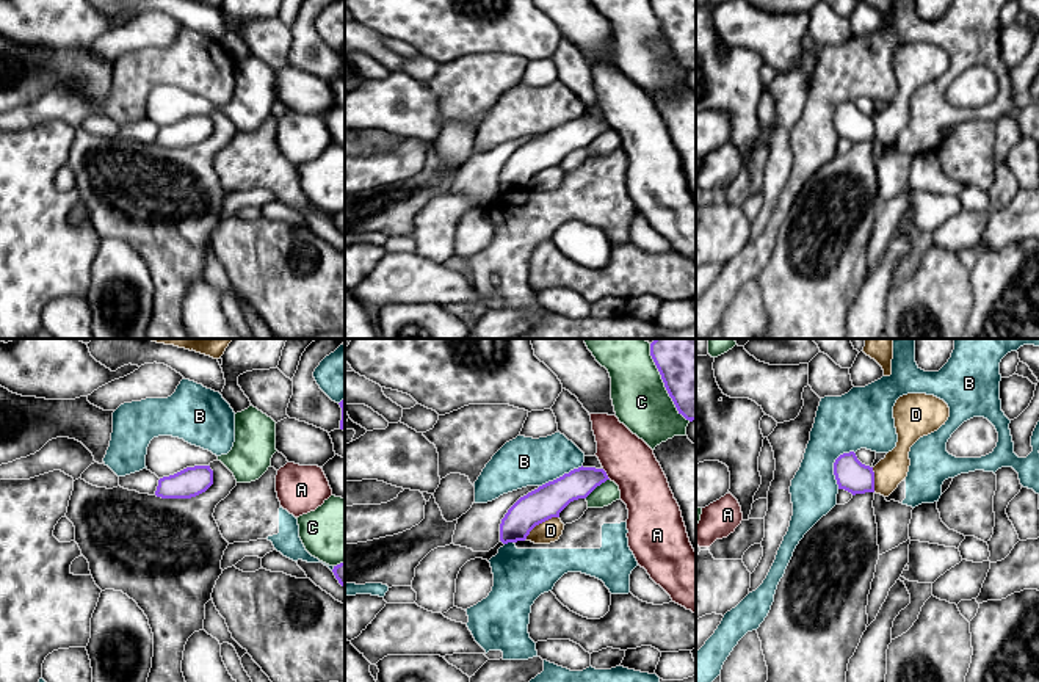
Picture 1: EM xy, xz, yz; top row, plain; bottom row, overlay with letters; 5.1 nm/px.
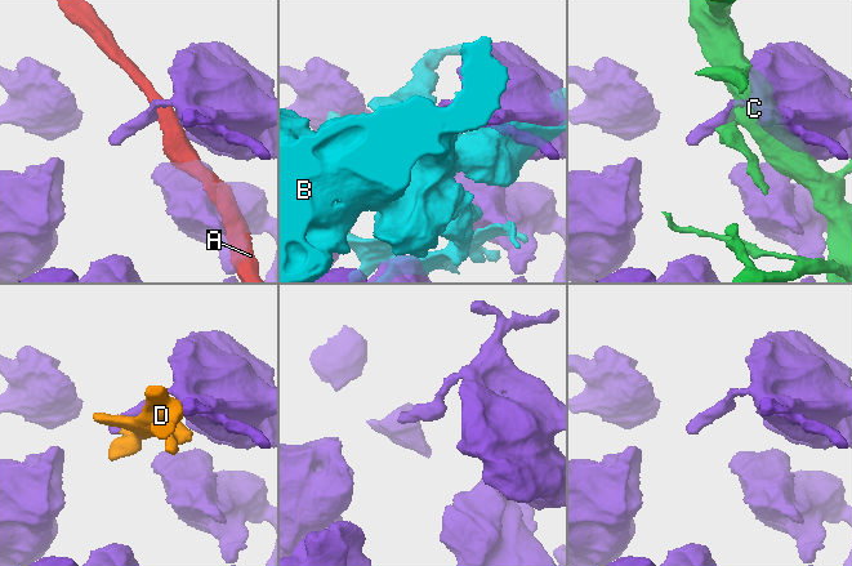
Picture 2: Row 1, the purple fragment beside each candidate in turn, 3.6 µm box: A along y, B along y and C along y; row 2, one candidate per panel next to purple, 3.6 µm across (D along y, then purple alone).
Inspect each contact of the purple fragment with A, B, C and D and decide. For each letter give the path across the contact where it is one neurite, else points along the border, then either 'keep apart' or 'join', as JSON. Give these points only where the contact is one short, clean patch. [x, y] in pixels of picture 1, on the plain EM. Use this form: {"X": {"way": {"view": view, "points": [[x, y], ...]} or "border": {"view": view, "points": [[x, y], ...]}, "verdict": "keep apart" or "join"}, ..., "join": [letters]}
{"A": {"border": {"view": "xz", "points": [[602, 118], [610, 127]]}, "verdict": "keep apart"}, "B": {"verdict": "keep apart"}, "C": {"verdict": "keep apart"}, "D": {"verdict": "keep apart"}, "join": []}

